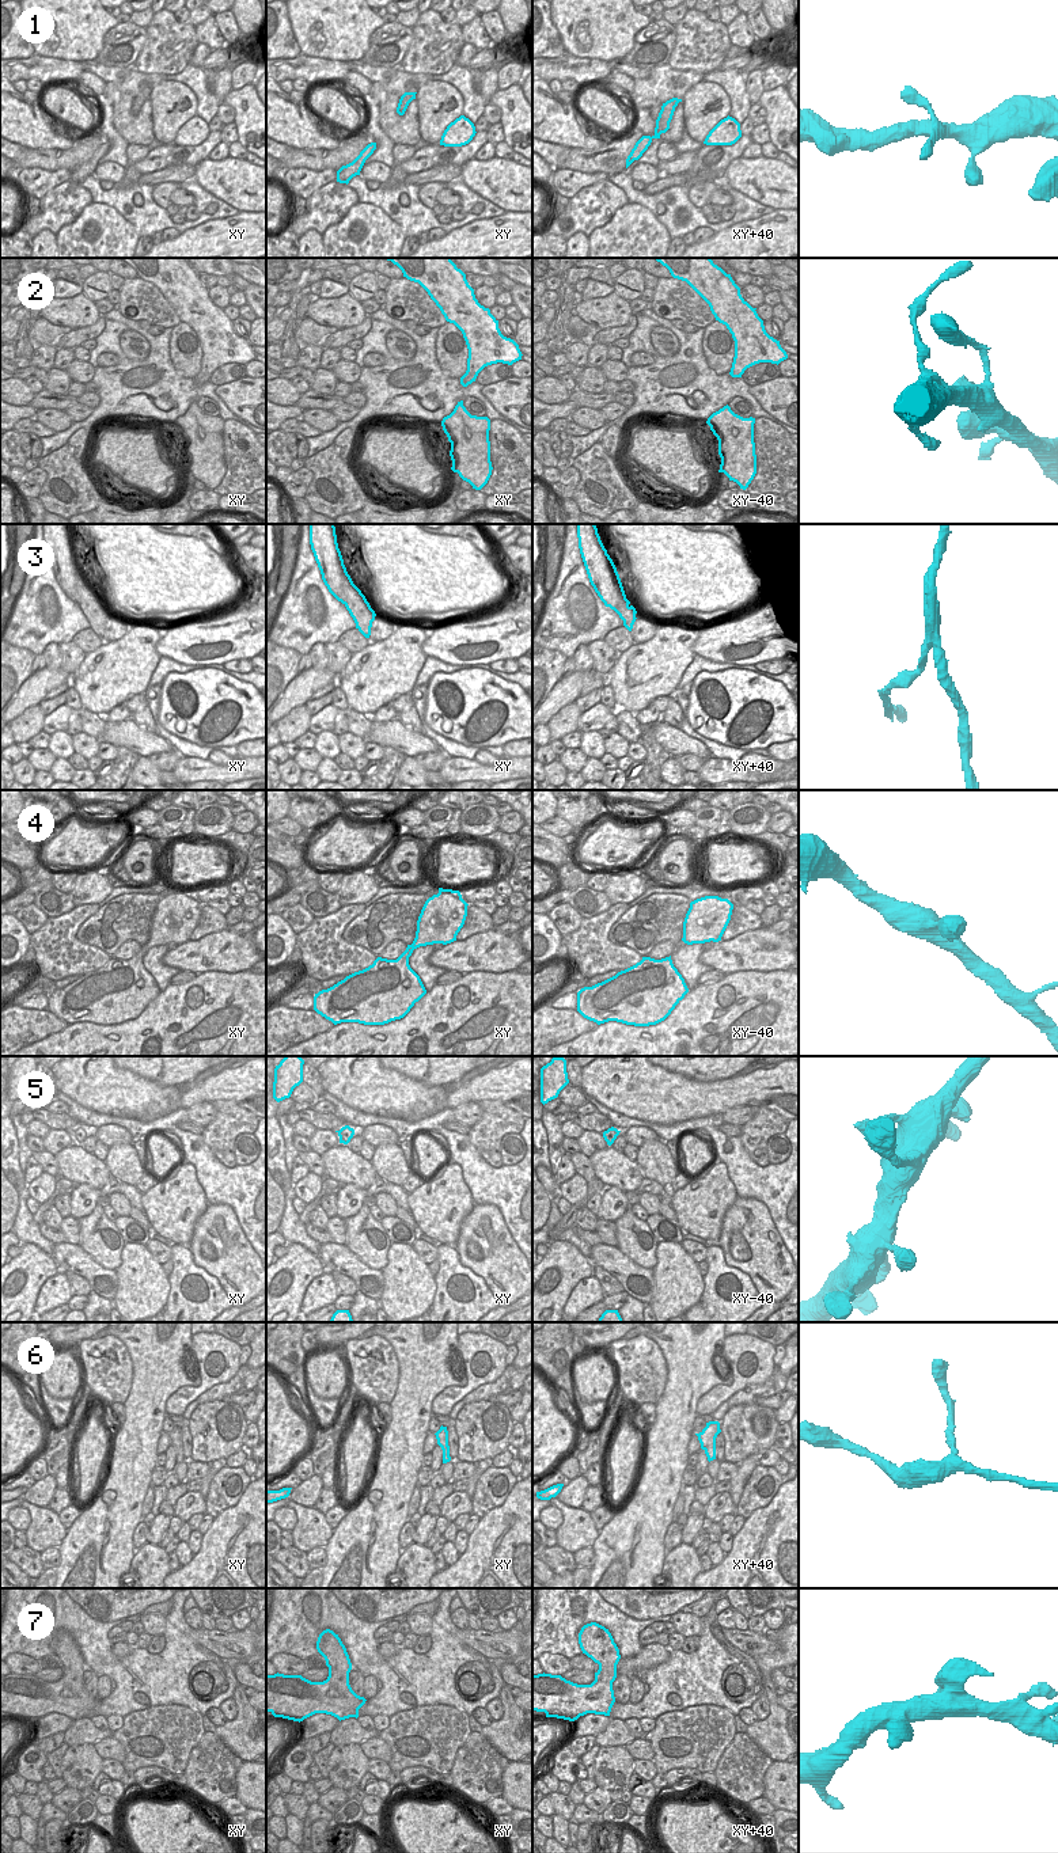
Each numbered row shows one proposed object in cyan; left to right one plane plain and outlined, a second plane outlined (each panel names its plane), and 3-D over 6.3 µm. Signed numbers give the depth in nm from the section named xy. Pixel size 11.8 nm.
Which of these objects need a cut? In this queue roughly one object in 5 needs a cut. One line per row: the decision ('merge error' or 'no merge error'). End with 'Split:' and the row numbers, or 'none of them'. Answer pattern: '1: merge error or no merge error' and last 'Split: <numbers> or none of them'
1: no merge error
2: no merge error
3: merge error
4: no merge error
5: no merge error
6: no merge error
7: no merge error
Split: 3

